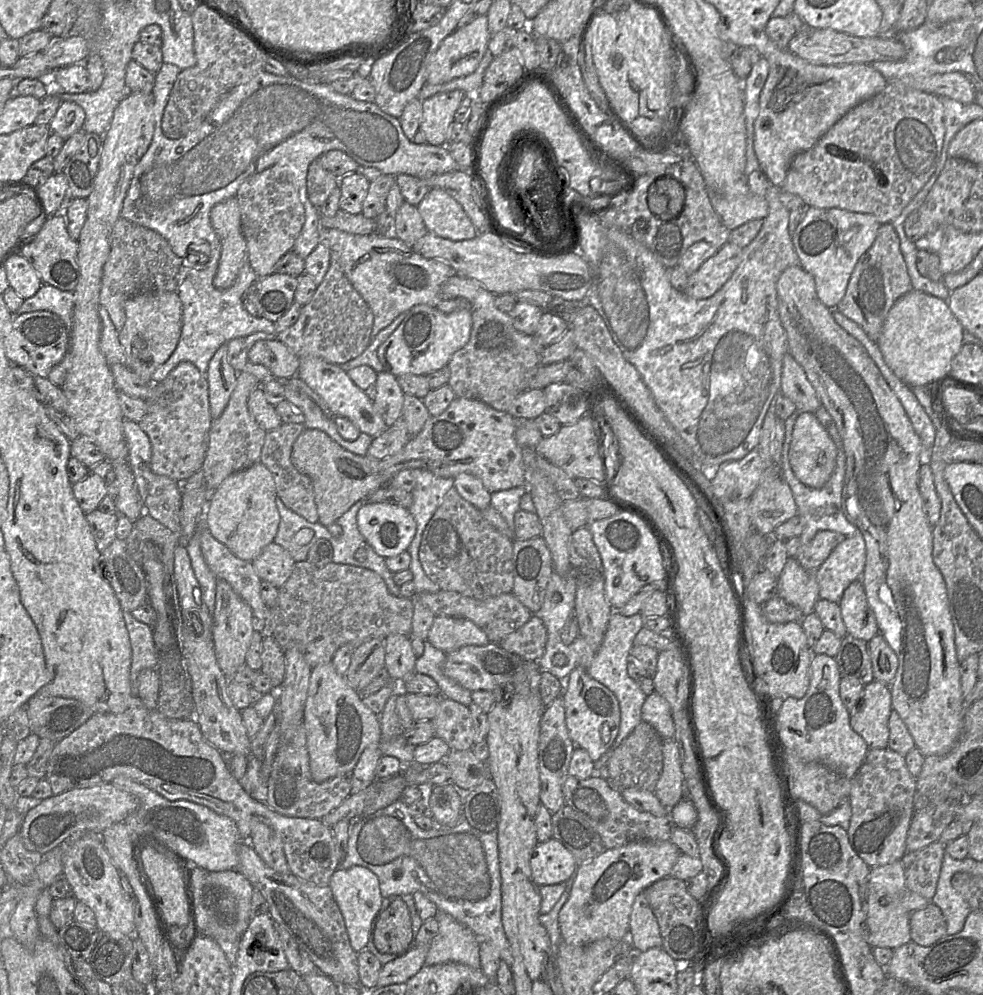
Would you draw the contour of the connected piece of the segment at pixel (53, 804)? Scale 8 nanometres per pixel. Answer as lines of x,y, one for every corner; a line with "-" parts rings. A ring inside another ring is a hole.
106,783
89,788
73,789
44,799
24,816
19,830
24,847
31,852
45,854
65,840
77,840
88,832
102,832
123,821
138,806
138,799

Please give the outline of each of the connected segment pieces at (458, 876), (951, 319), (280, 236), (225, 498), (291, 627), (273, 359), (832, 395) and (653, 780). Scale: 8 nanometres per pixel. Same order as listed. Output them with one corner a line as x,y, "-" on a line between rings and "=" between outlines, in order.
396,800
387,807
381,808
368,816
360,817
354,822
351,822
347,850
338,868
348,869
352,866
365,867
377,876
380,893
383,898
394,899
395,897
401,897
408,894
413,895
416,892
421,892
436,905
438,911
450,915
462,925
468,927
476,935
479,944
481,944
483,941
491,943
498,950
501,961
508,964
510,968
512,967
513,958
501,919
501,874
498,854
498,838
496,832
479,831
472,827
464,818
464,816
455,826
449,827
439,824
436,828
431,830
423,830
415,823
413,816
409,812
408,806
404,802
=
913,289
890,309
876,343
885,363
901,381
910,387
924,387
951,372
952,360
964,345
964,331
945,300
=
279,161
273,166
256,173
242,182
236,193
238,200
242,233
246,240
248,262
258,277
274,273
277,261
290,252
305,222
304,205
307,202
306,178
310,165
295,166
289,161
=
261,461
229,475
211,496
207,528
215,539
243,560
252,562
264,547
274,542
279,523
274,479
=
298,561
289,579
279,587
278,601
270,607
266,626
260,633
274,638
284,651
292,645
298,646
313,669
331,662
336,651
345,644
360,645
374,638
384,640
391,634
410,635
413,613
413,600
391,594
380,575
370,569
334,562
318,567
308,561
=
278,339
257,341
248,352
248,360
264,366
278,380
294,377
300,363
299,357
=
791,266
780,275
777,284
778,312
781,324
786,331
788,340
788,353
805,371
809,382
817,392
822,405
833,418
839,435
843,442
846,456
846,473
842,490
842,510
849,522
861,532
866,545
866,561
861,581
864,586
868,604
873,611
879,627
879,633
886,639
892,650
897,655
899,664
894,680
890,684
892,707
900,715
912,735
916,748
924,757
949,753
957,744
963,724
964,698
961,689
960,663
957,659
955,646
955,633
952,616
949,608
945,580
935,565
932,557
933,551
933,526
928,520
922,496
919,491
919,470
924,463
924,448
921,439
907,416
899,399
889,387
881,372
869,357
865,348
854,337
843,330
834,320
831,309
827,308
818,298
813,276
803,266
=
641,721
628,737
612,752
606,764
606,780
611,788
622,793
625,789
654,791
663,769
664,740
647,722

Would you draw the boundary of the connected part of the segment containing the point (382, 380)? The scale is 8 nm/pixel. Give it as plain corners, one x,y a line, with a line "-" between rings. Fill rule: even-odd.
387,371
377,374
374,406
388,427
394,425
401,416
404,396
394,375

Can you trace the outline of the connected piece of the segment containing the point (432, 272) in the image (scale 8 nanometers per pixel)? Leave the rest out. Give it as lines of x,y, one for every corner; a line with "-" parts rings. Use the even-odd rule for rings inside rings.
323,228
321,240
329,247
331,259
339,261
347,279
371,309
374,317
371,340
398,315
414,306
425,304
437,307
442,284
457,275
445,262
423,257
397,238

